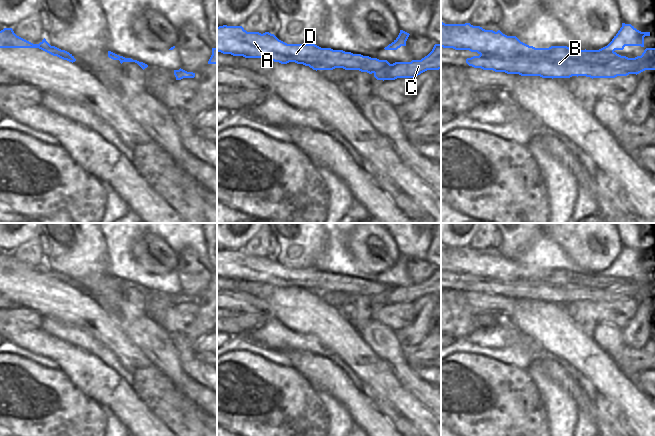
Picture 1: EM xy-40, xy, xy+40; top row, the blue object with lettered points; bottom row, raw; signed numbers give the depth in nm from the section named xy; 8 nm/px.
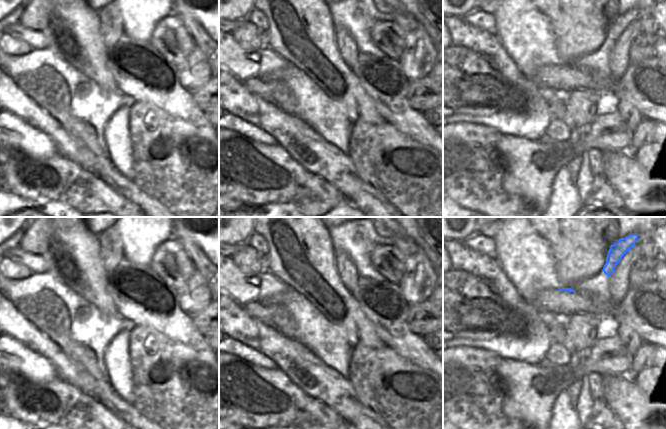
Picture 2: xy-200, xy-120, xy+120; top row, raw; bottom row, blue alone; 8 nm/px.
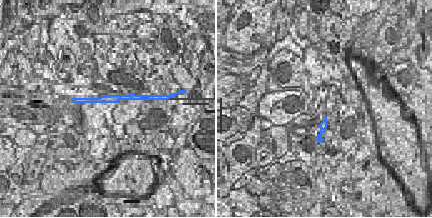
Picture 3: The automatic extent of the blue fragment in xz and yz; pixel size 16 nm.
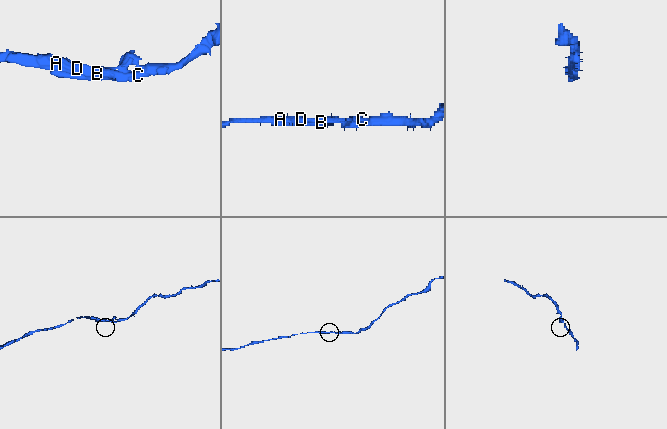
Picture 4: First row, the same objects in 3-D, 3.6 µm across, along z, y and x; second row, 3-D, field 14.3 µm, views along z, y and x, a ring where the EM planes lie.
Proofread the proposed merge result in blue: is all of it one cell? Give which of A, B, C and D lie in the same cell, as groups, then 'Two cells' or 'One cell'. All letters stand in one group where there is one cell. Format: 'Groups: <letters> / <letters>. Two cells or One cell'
Groups: A B C D. One cell.

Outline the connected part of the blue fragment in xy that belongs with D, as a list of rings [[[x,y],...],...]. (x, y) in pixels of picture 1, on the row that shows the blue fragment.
[[[219,26],[217,27],[217,52],[243,56],[245,58],[261,58],[287,64],[295,62],[309,66],[313,70],[333,70],[343,68],[345,70],[359,70],[374,74],[377,80],[395,80],[397,78],[415,78],[427,70],[441,69],[441,44],[435,44],[432,51],[421,60],[411,62],[395,62],[390,64],[387,60],[379,60],[361,54],[353,54],[343,50],[321,48],[315,44],[287,44],[279,40],[274,34],[265,32],[247,32],[242,26]]]

